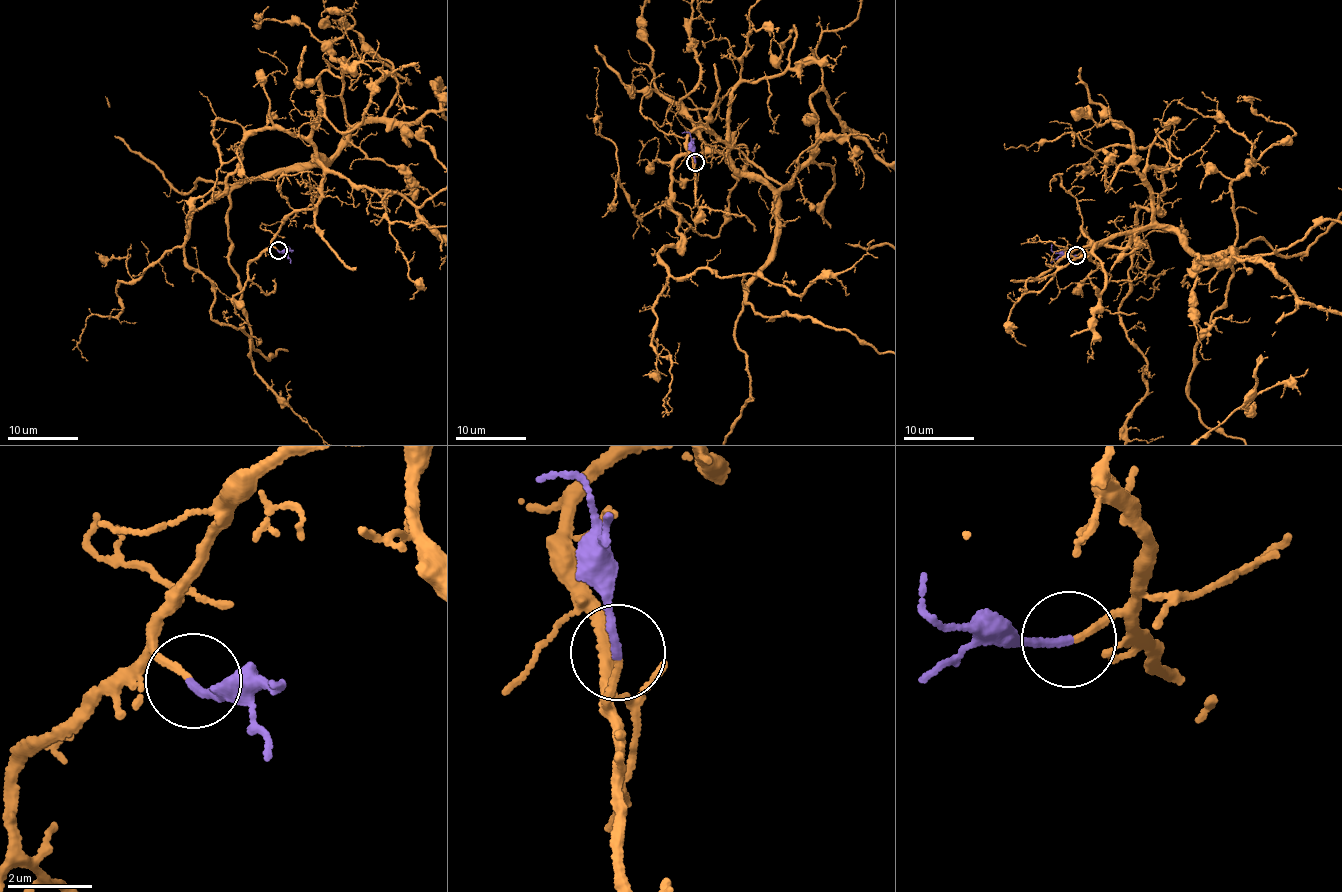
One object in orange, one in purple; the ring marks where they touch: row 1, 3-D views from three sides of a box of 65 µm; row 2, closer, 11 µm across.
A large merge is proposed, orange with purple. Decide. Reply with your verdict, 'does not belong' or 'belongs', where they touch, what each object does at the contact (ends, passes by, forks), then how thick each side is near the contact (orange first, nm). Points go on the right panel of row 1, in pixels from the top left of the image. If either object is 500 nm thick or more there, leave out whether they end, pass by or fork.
belongs | (1076, 255) | orange ends | purple ends | 140/170 nm

